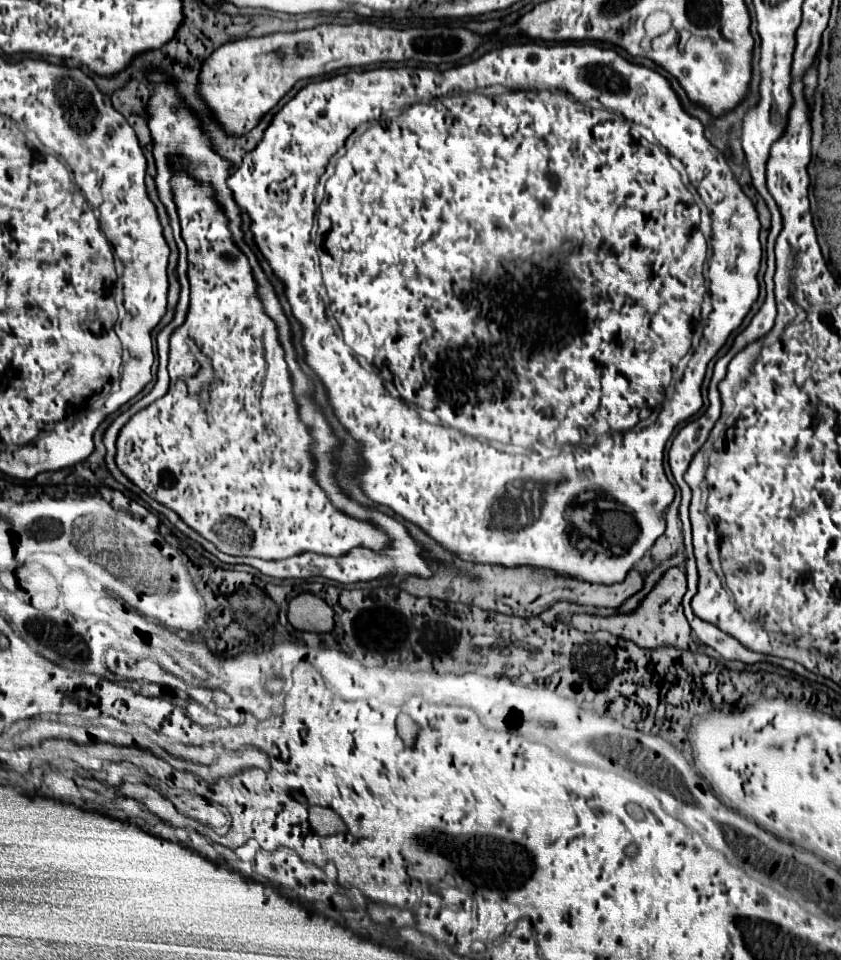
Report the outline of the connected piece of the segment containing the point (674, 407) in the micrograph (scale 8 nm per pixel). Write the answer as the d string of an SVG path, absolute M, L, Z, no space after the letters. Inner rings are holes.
M527 42L527 43L514 43L514 44L509 44L509 45L507 45L507 44L504 44L504 45L502 45L502 46L500 46L500 47L498 47L498 48L495 48L495 49L493 49L493 51L489 51L489 53L485 53L485 55L483 55L483 57L480 57L480 58L479 58L479 59L477 59L477 60L474 60L474 61L470 61L470 62L468 62L468 63L466 63L466 64L462 64L462 65L456 65L456 66L453 66L453 67L451 67L451 68L449 68L449 69L447 69L447 71L445 71L445 73L439 73L439 71L437 71L437 69L429 69L429 67L416 67L416 68L411 68L411 67L407 67L407 66L403 66L403 67L399 67L399 68L388 68L388 67L377 67L377 69L371 69L371 71L349 71L349 72L348 72L348 73L345 73L345 75L339 75L339 74L335 74L335 75L333 75L333 76L331 76L331 77L330 77L330 78L328 78L328 79L325 79L325 80L322 80L322 81L311 81L311 83L307 83L307 85L305 85L305 87L303 87L303 89L301 89L301 91L299 91L299 93L297 93L297 95L295 95L295 97L293 97L293 99L291 99L291 101L289 101L289 103L287 103L287 105L285 105L285 107L283 107L283 109L281 109L281 111L279 111L279 113L277 113L277 115L275 115L275 117L273 117L273 123L271 123L271 125L269 125L269 127L267 127L267 131L265 131L265 135L263 135L263 139L261 139L261 143L259 143L259 145L257 145L257 147L255 147L255 149L253 149L253 151L249 151L249 153L247 153L247 155L245 155L245 157L243 157L243 163L241 163L241 167L239 167L239 169L237 169L237 171L235 171L235 173L233 173L233 175L231 175L231 179L229 179L229 187L231 187L231 189L233 189L233 195L235 195L235 197L239 197L239 201L243 201L243 205L241 205L241 203L239 203L239 207L241 207L241 209L245 209L245 211L247 211L247 213L249 213L249 217L251 217L251 219L253 219L253 225L251 225L251 231L253 231L253 233L255 233L255 241L257 241L257 245L259 245L259 249L261 249L261 253L263 253L263 257L265 257L265 259L267 259L267 261L269 261L269 265L271 265L271 268L272 268L272 270L273 270L273 271L274 271L274 272L275 272L275 275L277 275L277 277L281 277L281 279L283 279L283 283L285 283L285 291L287 291L287 299L289 299L289 303L291 303L291 309L293 309L293 315L295 315L295 317L297 317L297 319L299 319L299 321L301 321L301 325L303 325L303 327L305 327L305 337L303 337L303 345L305 345L305 349L307 349L307 357L305 357L305 361L307 361L307 363L309 363L309 365L311 365L311 369L313 369L313 371L315 371L315 373L317 373L317 375L319 375L319 377L321 377L321 381L323 381L323 383L325 383L325 387L327 387L327 391L329 391L329 399L331 399L331 405L333 405L333 409L335 409L335 413L337 413L337 417L339 417L339 421L341 421L341 423L343 423L343 425L345 425L345 427L347 427L347 429L349 429L349 433L351 433L351 435L353 435L353 437L355 437L355 439L357 439L357 441L361 441L361 443L363 443L363 457L365 457L365 461L367 461L367 469L365 469L365 473L363 473L363 475L361 475L361 485L363 485L363 491L365 491L365 493L367 493L367 495L369 495L369 499L373 499L373 501L375 501L375 503L379 503L379 505L387 505L387 507L391 507L391 509L393 509L393 511L395 511L395 513L399 513L399 515L401 515L401 517L405 517L405 519L407 519L407 521L411 521L411 523L415 523L415 525L419 525L419 527L421 527L421 529L423 529L423 531L427 531L427 533L429 533L429 535L431 535L431 537L433 537L433 539L435 539L435 541L439 541L439 543L441 543L441 545L443 545L443 547L447 547L447 549L449 549L449 551L453 551L453 553L455 553L455 555L457 555L457 557L461 557L461 559L465 559L465 561L473 561L473 563L475 563L475 561L481 561L481 563L501 563L501 565L505 565L505 567L513 567L513 565L535 565L535 567L547 567L547 569L553 569L553 571L555 571L555 573L561 573L561 575L577 575L577 577L581 577L581 579L583 579L583 581L591 581L591 583L619 583L619 581L623 581L623 579L625 579L625 575L627 575L627 573L629 573L629 571L631 571L631 569L633 569L633 565L635 565L635 563L637 563L637 561L639 561L639 559L641 559L641 557L643 557L643 555L645 555L645 553L647 553L647 551L649 551L649 549L651 549L651 547L653 547L653 545L655 545L655 541L657 541L657 537L661 537L661 535L663 535L663 533L665 533L665 519L663 519L663 511L665 511L665 509L667 509L667 507L669 507L669 505L671 505L671 501L673 501L673 497L675 497L675 489L673 489L673 485L671 485L671 483L669 483L669 481L667 481L667 477L665 477L665 473L663 473L663 449L665 449L665 443L667 443L667 439L669 439L669 437L671 437L671 433L673 433L673 429L675 429L675 427L677 427L677 425L679 425L679 423L681 423L681 421L685 421L685 419L689 419L689 417L691 417L691 415L693 415L693 413L697 413L697 411L699 411L699 409L701 409L701 405L703 405L703 399L701 399L701 391L699 391L699 389L701 389L701 381L703 381L703 377L705 377L705 371L707 371L707 365L709 365L709 361L711 361L711 359L713 359L713 357L715 357L715 353L717 353L717 351L719 351L719 349L721 349L721 347L723 347L723 343L725 343L725 341L727 341L727 337L729 337L729 335L731 335L731 331L733 331L733 329L737 329L737 327L739 327L739 325L741 325L741 323L743 323L743 319L745 319L745 315L747 315L747 313L749 313L749 309L751 309L751 305L753 305L753 303L755 303L755 301L757 301L757 295L759 295L759 281L757 281L757 271L759 271L759 261L761 261L761 243L759 243L759 229L761 229L761 225L759 225L759 217L757 217L757 211L755 211L755 207L753 207L753 203L751 203L751 199L749 199L749 197L747 197L747 195L745 195L745 193L743 193L743 191L741 191L741 187L739 187L739 183L737 183L737 181L735 181L735 177L733 177L733 173L731 173L731 169L729 169L729 163L727 163L727 159L725 159L725 155L723 155L723 153L721 153L721 151L717 151L717 149L715 149L715 147L713 147L713 145L711 145L711 143L709 143L709 141L707 141L707 139L705 139L705 137L703 137L703 125L701 125L701 123L699 123L699 121L697 121L697 119L695 119L695 117L689 117L689 115L687 115L687 113L685 113L685 111L683 111L683 109L681 109L681 103L679 103L679 99L677 99L677 95L675 95L675 91L673 91L673 89L671 89L671 85L669 85L669 81L667 81L667 79L665 79L665 77L661 77L661 75L659 75L659 73L655 73L655 71L651 71L651 69L647 69L647 67L643 67L643 65L633 65L633 63L629 63L629 61L625 61L625 59L623 59L623 57L621 57L621 55L617 55L617 53L615 53L615 51L611 51L611 49L599 49L599 47L593 47L593 44L590 44L590 43L589 43L589 45L577 45L577 46L576 46L576 44L575 44L575 43L567 43L567 44L561 44L561 45L555 45L555 46L552 46L552 47L547 47L547 46L544 46L544 45L543 45L543 44L537 44L537 43L534 43L534 42ZM363 123L377 123L377 125L371 125L371 127L369 127L369 129L367 129L367 131L365 131L365 133L363 133L363 135L359 135L359 137L355 137L355 143L353 143L353 147L351 147L351 149L349 149L349 151L347 151L347 153L346 153L346 149L345 149L345 148L344 148L344 147L343 147L343 145L345 145L345 143L347 143L347 144L346 144L346 145L347 145L347 148L348 148L348 147L349 147L349 146L350 146L350 145L351 145L351 144L352 144L352 142L351 142L351 141L350 141L350 139L349 139L349 135L351 135L351 133L353 133L353 131L355 131L355 129L357 129L357 127L359 127L359 125L363 125ZM692 185L695 185L695 189L697 189L697 193L699 193L699 195L701 195L701 199L703 199L703 203L705 203L705 207L707 207L707 209L709 209L709 213L711 213L711 219L713 219L713 223L711 223L711 247L713 247L713 257L711 257L711 259L709 259L709 273L707 273L707 277L705 277L705 283L709 283L709 299L711 299L711 307L713 307L713 311L711 311L711 315L709 315L709 319L707 319L707 325L705 325L705 329L703 329L703 335L701 335L701 339L699 339L699 345L697 345L697 349L695 349L695 351L693 351L693 357L691 357L691 353L690 353L690 352L688 352L688 353L687 353L687 351L689 351L689 347L691 347L691 337L693 337L693 331L695 331L695 327L697 327L697 323L699 323L699 313L701 313L701 301L703 301L703 295L705 295L705 285L703 285L703 263L705 263L705 257L707 257L707 241L705 241L705 237L703 237L703 233L701 233L701 231L699 231L699 207L697 207L697 205L695 205L695 201L693 201L693 197L691 197L691 193L689 193L689 192L691 192L691 190L690 190L690 188L692 188L692 187L693 187L693 186L692 186ZM271 187L273 187L273 189L275 189L275 199L271 199L271 201L269 201L269 195L271 195ZM315 204L316 204L316 205L319 205L319 233L321 233L321 237L323 237L323 243L321 243L321 247L319 247L319 254L318 254L318 249L317 249L317 248L315 248L315 249L314 249L314 251L311 251L311 250L310 250L310 248L311 248L311 247L312 247L312 241L313 241L313 242L314 242L314 241L315 241L315 239L316 239L316 238L317 238L317 232L318 232L318 227L313 227L313 217L315 217ZM671 373L673 373L673 376L672 376L672 382L671 382L671 384L670 384L670 390L671 390L671 393L673 393L673 395L670 395L670 393L669 393L669 394L668 394L668 393L666 393L666 387L665 387L665 385L669 385L669 381L671 381ZM386 382L387 382L387 383L389 383L389 382L391 382L391 383L393 383L393 385L395 385L395 387L397 387L397 391L399 391L399 395L401 395L401 397L393 397L393 395L391 395L391 391L389 391L389 389L387 389L387 385L386 385ZM659 405L661 405L661 411L659 411L659 415L657 415L657 419L655 419L655 421L653 421L653 423L651 423L651 425L647 425L647 427L643 427L643 431L639 431L639 433L635 433L635 431L633 431L633 427L635 427L635 425L637 425L637 423L639 423L639 421L641 421L641 419L645 419L645 417L643 417L643 411L651 411L651 413L653 413L653 409L657 409L657 407L659 407Z

